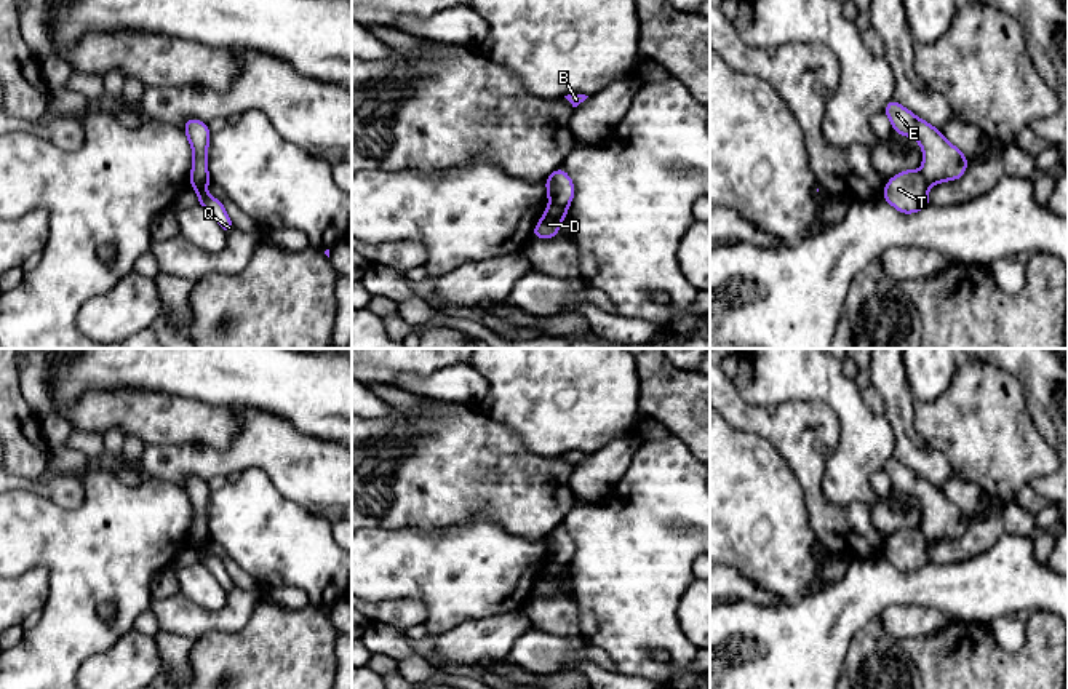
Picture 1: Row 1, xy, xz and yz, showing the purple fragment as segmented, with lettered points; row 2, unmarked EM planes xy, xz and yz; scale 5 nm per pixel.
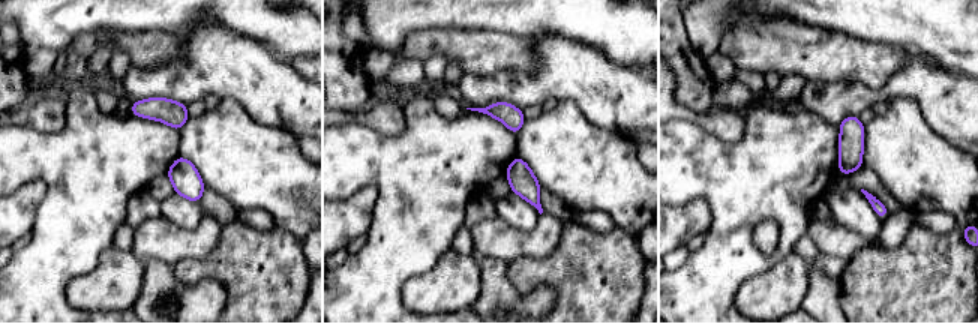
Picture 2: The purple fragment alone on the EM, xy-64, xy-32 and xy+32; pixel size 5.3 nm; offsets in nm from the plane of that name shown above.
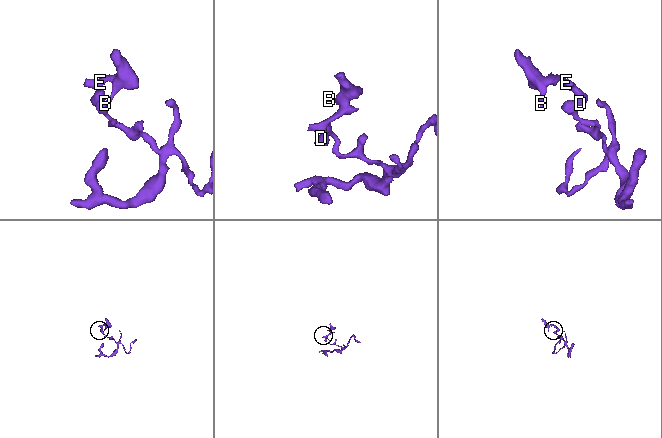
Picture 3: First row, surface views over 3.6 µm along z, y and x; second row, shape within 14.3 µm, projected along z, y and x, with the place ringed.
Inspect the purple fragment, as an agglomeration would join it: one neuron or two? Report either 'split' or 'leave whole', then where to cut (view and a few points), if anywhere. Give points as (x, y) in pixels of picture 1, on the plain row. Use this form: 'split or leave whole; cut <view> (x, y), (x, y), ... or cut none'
split; cut xz (550, 561), (566, 566)

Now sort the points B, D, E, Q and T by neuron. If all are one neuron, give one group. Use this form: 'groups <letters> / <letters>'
groups B D E / Q T

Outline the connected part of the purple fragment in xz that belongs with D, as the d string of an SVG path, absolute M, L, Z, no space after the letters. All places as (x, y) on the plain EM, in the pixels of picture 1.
M548 563L542 577L532 588L534 596L555 596L558 593L558 587L561 579L566 575L568 566Z

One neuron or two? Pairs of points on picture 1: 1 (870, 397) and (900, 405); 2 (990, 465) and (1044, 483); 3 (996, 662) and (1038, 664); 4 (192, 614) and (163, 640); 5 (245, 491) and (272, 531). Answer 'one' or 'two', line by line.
1: two
2: two
3: one
4: two
5: one

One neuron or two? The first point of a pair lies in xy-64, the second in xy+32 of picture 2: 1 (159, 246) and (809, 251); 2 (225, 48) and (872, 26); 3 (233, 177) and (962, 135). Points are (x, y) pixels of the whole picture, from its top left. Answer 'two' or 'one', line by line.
1: two
2: two
3: two

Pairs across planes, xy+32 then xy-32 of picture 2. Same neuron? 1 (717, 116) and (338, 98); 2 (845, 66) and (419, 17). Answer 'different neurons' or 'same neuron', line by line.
1: different neurons
2: different neurons

